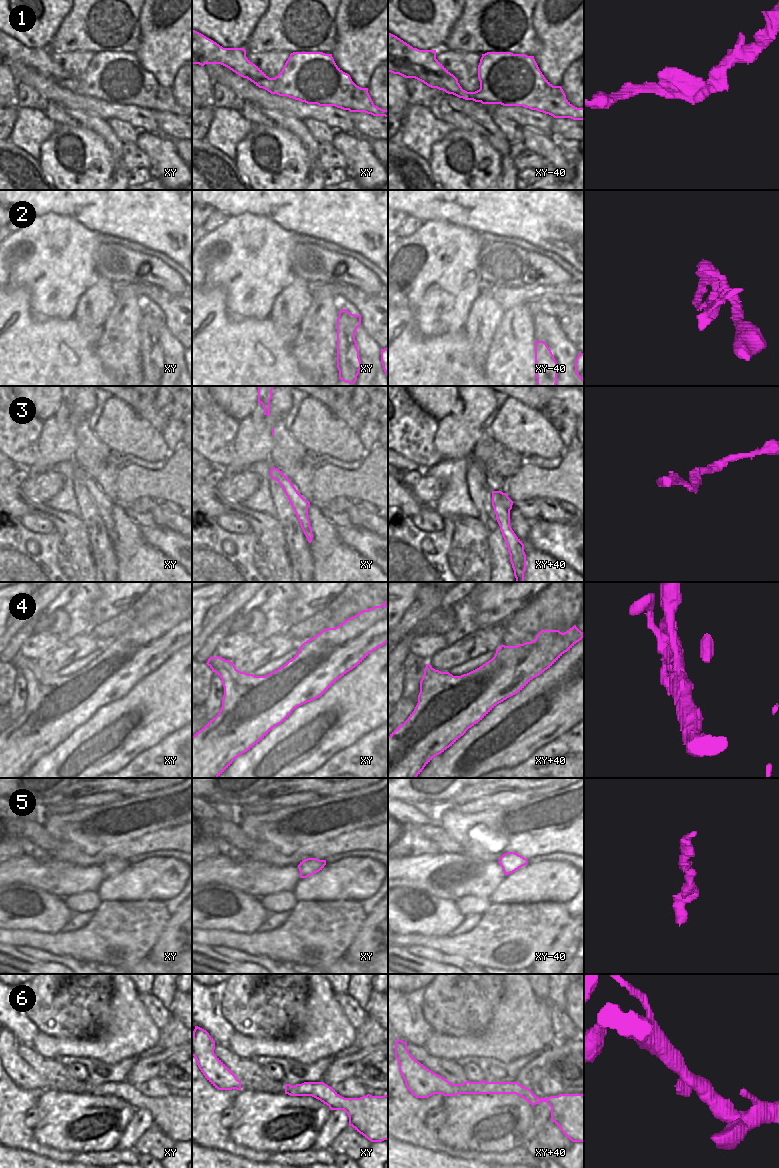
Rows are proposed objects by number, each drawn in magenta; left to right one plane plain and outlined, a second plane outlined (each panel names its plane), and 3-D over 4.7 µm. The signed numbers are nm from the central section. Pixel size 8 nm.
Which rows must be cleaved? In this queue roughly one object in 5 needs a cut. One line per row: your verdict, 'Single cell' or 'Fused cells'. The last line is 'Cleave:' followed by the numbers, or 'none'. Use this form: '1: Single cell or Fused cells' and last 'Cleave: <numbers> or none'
1: Single cell
2: Fused cells
3: Single cell
4: Single cell
5: Single cell
6: Single cell
Cleave: 2

